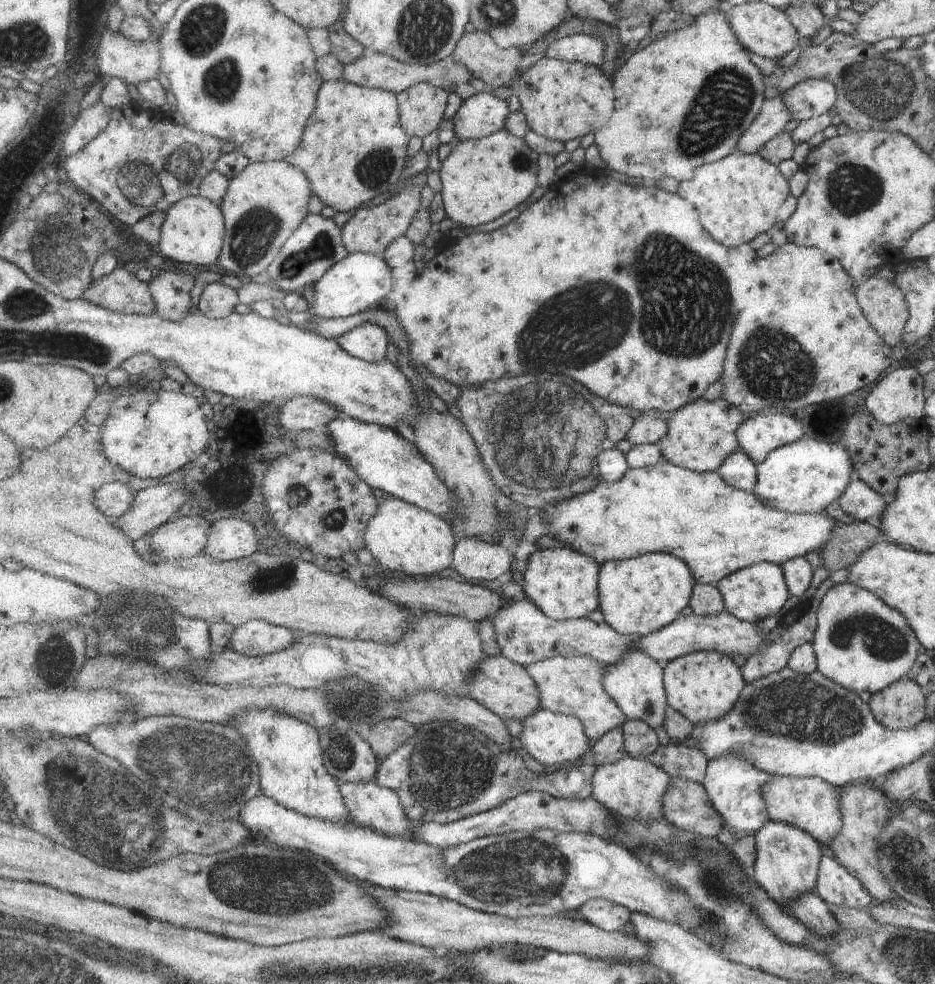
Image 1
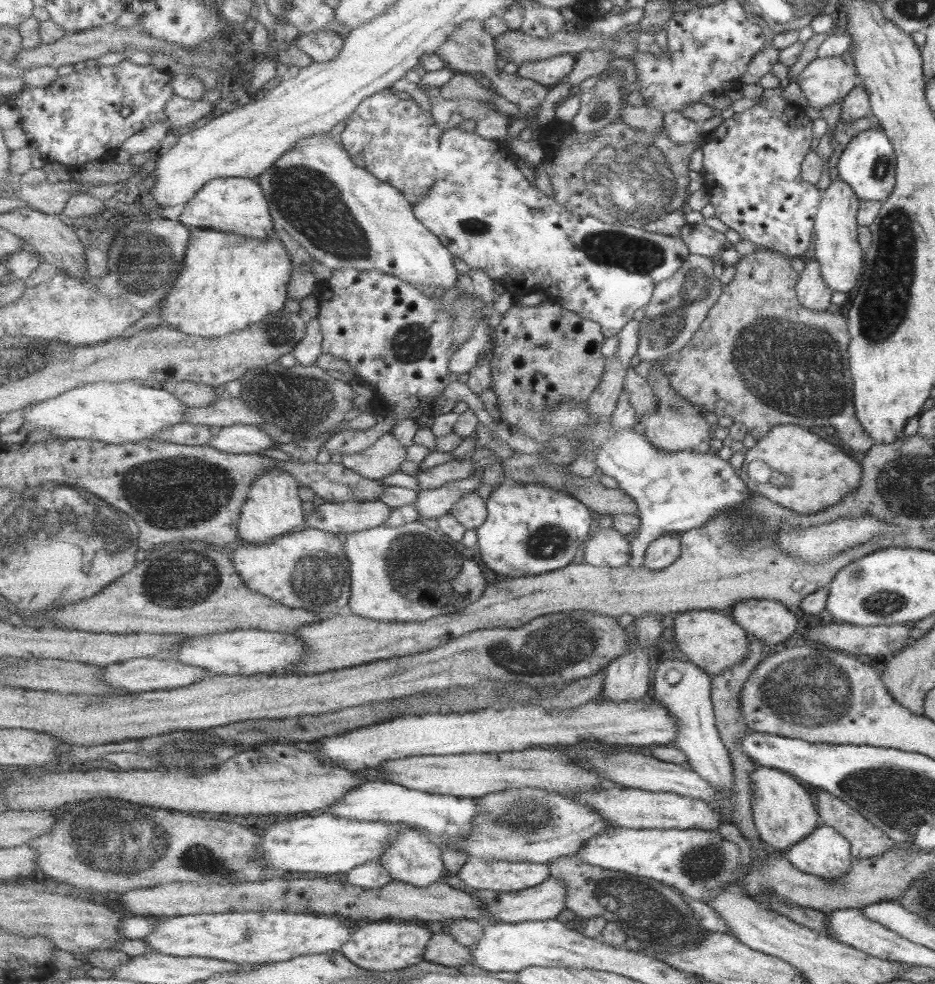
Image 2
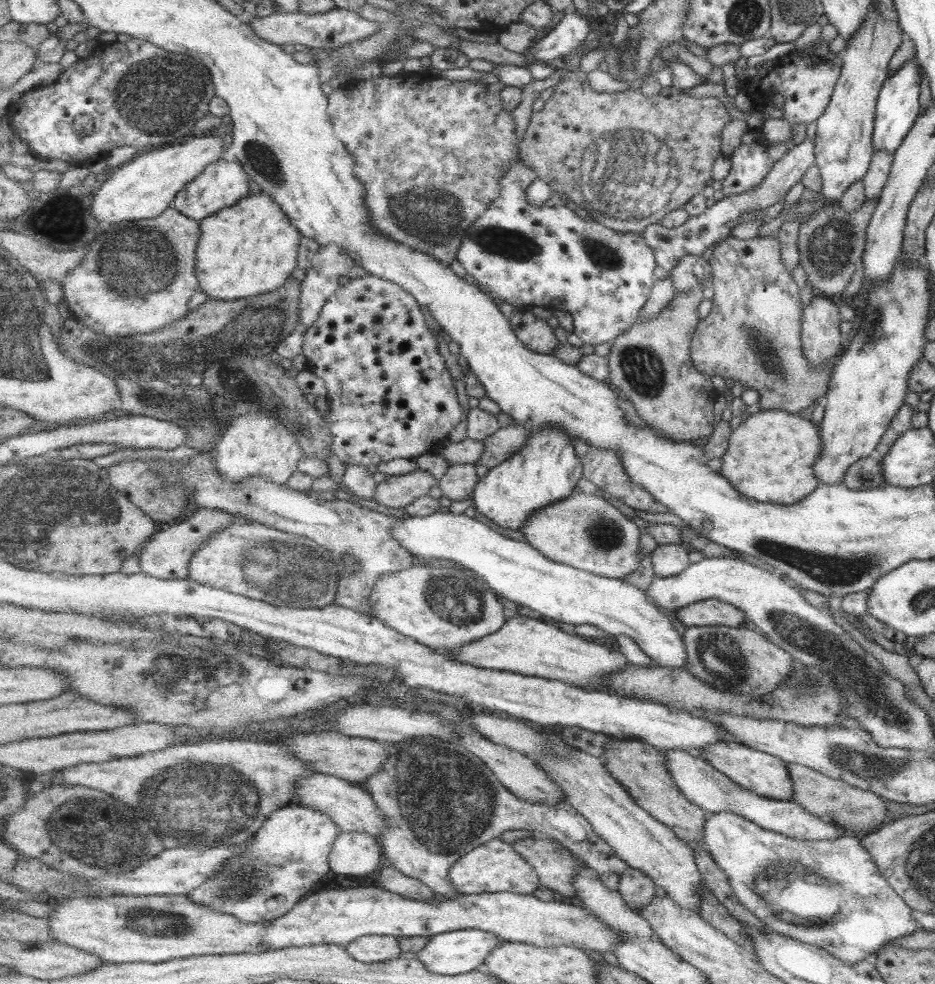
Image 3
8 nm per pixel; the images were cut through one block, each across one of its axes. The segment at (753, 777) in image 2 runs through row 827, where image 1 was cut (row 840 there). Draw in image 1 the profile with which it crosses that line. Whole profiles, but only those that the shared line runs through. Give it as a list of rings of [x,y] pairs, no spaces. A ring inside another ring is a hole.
[[[770,819],[754,836],[756,855],[750,871],[752,878],[770,898],[789,912],[792,899],[807,891],[815,892],[819,861],[826,852],[808,832]]]

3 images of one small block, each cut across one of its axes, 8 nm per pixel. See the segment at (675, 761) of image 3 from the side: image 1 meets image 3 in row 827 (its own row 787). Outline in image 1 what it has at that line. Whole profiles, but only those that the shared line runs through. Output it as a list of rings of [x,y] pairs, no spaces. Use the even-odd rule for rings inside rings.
[[[770,775],[762,784],[761,798],[770,820],[782,822],[808,832],[827,852],[829,842],[841,830],[841,817],[838,811],[838,793],[817,777],[790,777],[789,775]]]

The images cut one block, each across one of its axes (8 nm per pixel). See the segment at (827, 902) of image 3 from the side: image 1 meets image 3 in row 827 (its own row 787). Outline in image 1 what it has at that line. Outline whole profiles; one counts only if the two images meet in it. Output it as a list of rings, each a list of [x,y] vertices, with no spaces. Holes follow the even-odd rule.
[[[732,754],[707,762],[705,780],[701,783],[708,792],[712,811],[720,816],[722,825],[737,835],[756,834],[769,819],[761,798],[762,784],[770,774],[757,770]]]

